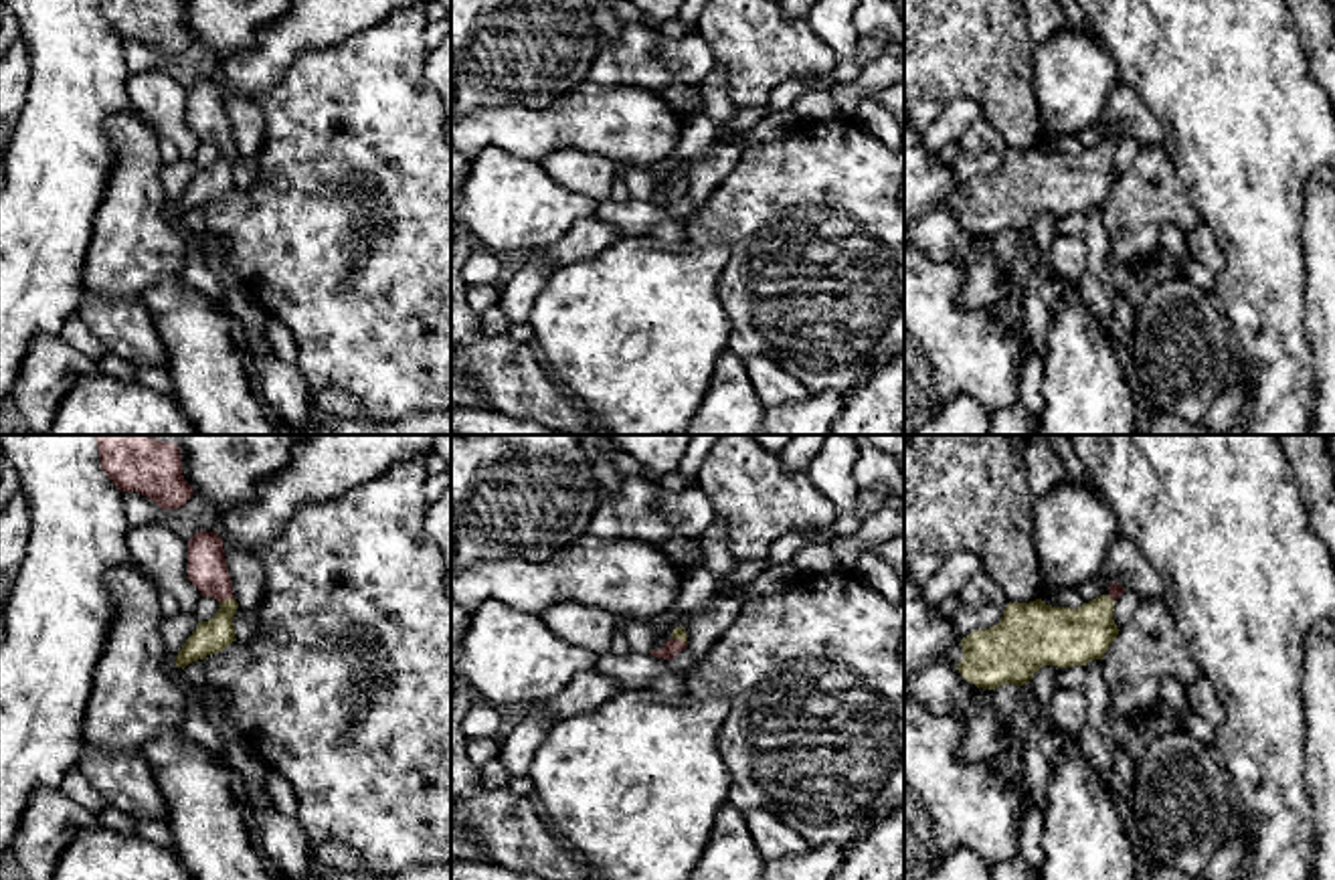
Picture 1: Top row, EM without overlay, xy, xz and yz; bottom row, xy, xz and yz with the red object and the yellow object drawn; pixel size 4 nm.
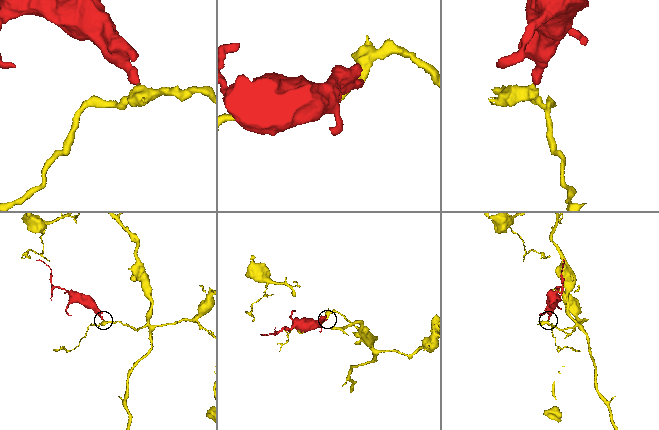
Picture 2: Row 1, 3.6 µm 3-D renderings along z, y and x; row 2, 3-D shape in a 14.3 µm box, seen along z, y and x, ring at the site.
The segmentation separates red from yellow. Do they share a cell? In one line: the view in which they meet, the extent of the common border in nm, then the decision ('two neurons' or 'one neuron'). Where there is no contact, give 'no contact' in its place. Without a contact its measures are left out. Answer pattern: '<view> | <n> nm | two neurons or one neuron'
xy | 70 nm | one neuron

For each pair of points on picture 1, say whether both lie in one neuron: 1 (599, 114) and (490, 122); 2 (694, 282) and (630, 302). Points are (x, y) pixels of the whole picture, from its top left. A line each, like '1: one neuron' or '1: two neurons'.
1: one neuron
2: one neuron

